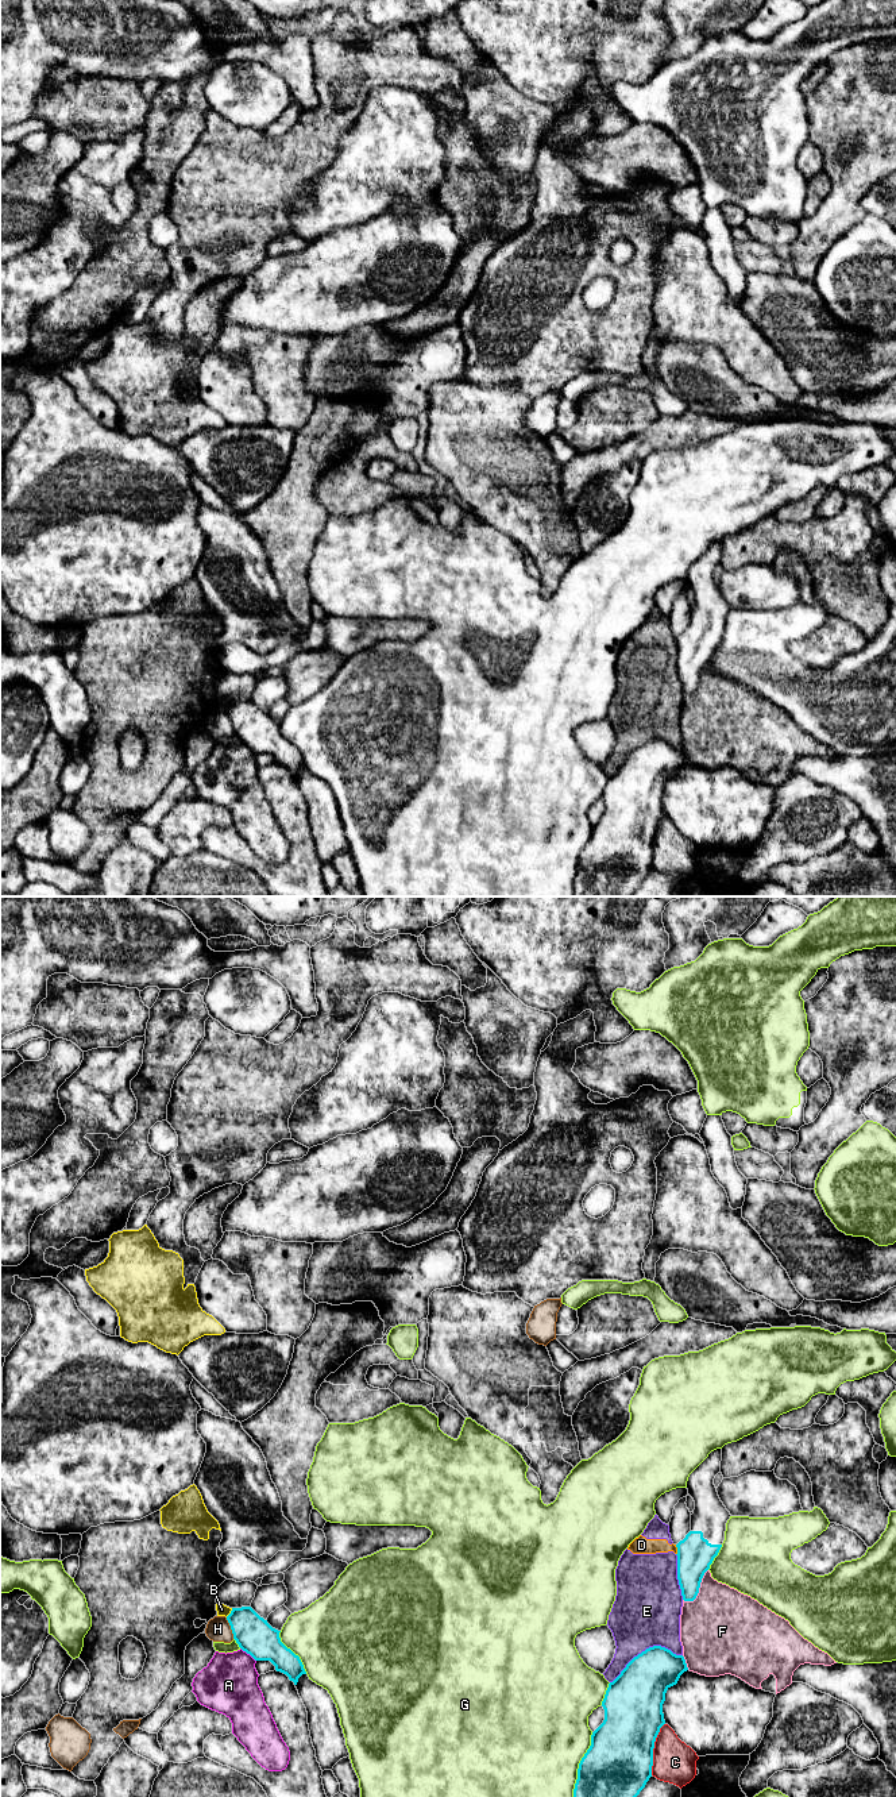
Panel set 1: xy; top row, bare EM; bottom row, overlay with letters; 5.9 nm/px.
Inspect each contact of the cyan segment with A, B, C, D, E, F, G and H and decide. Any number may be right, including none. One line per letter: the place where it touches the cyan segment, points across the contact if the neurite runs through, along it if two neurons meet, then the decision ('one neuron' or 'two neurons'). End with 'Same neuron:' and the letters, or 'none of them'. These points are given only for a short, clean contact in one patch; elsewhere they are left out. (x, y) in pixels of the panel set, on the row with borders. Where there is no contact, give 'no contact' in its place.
A: contact xy (248, 1653); border xy (240, 1647), (255, 1661); two neurons
B: contact xy (231, 1612); two neurons
C: contact xy (653, 1747); two neurons
D: contact xy (678, 1550); border xy (675, 1545), (676, 1554); two neurons
E: contact xy (647, 1649); two neurons
F: contact xy (698, 1589); two neurons
G: contact xy (579, 1765); two neurons
H: contact xy (231, 1628); two neurons
Same neuron: none of them

